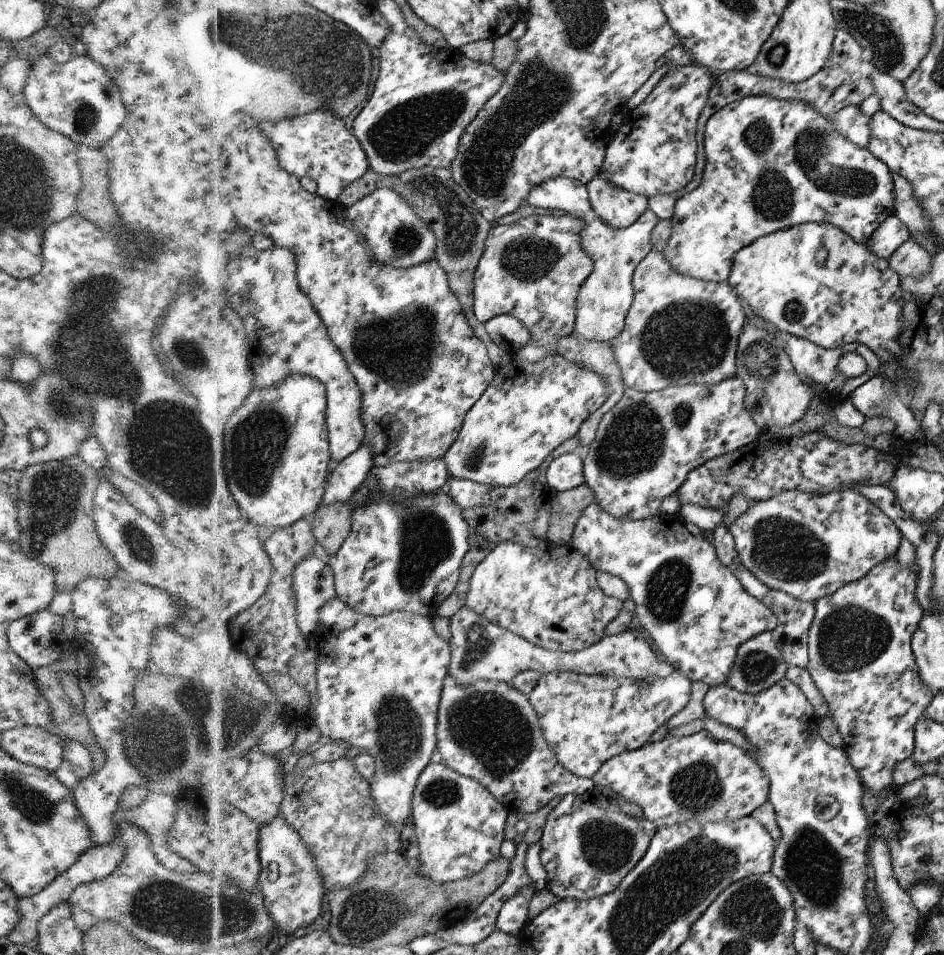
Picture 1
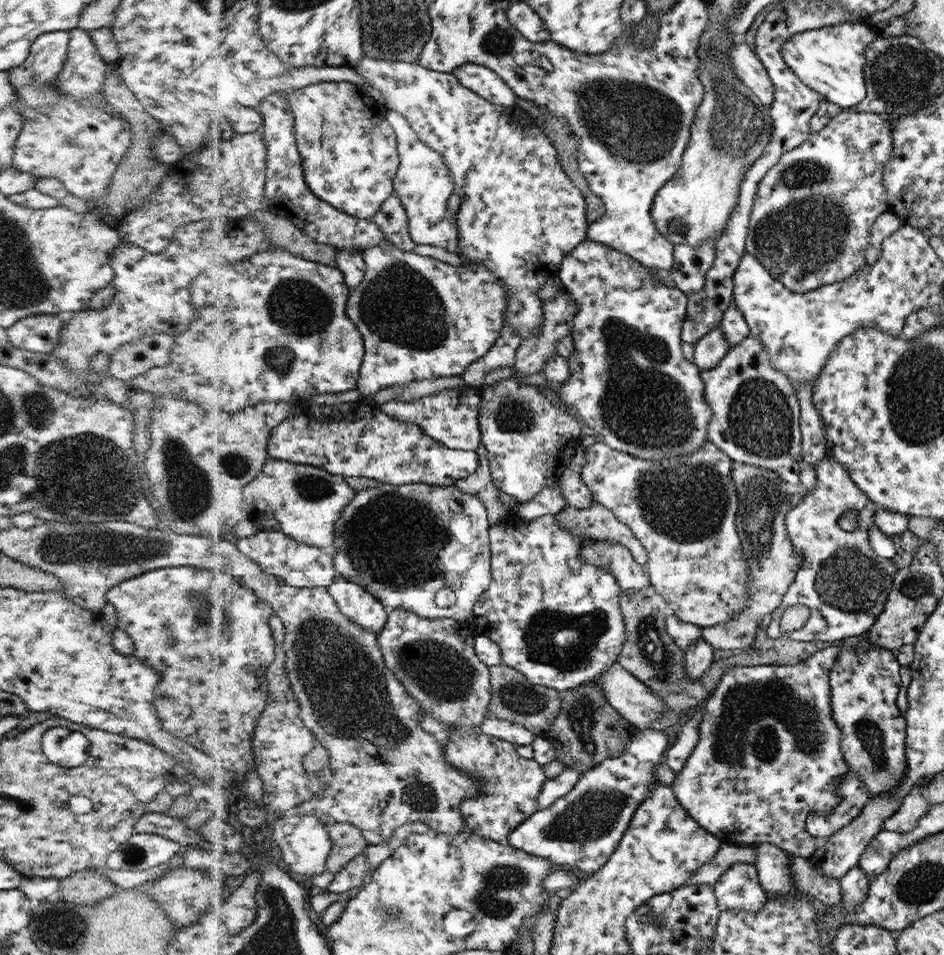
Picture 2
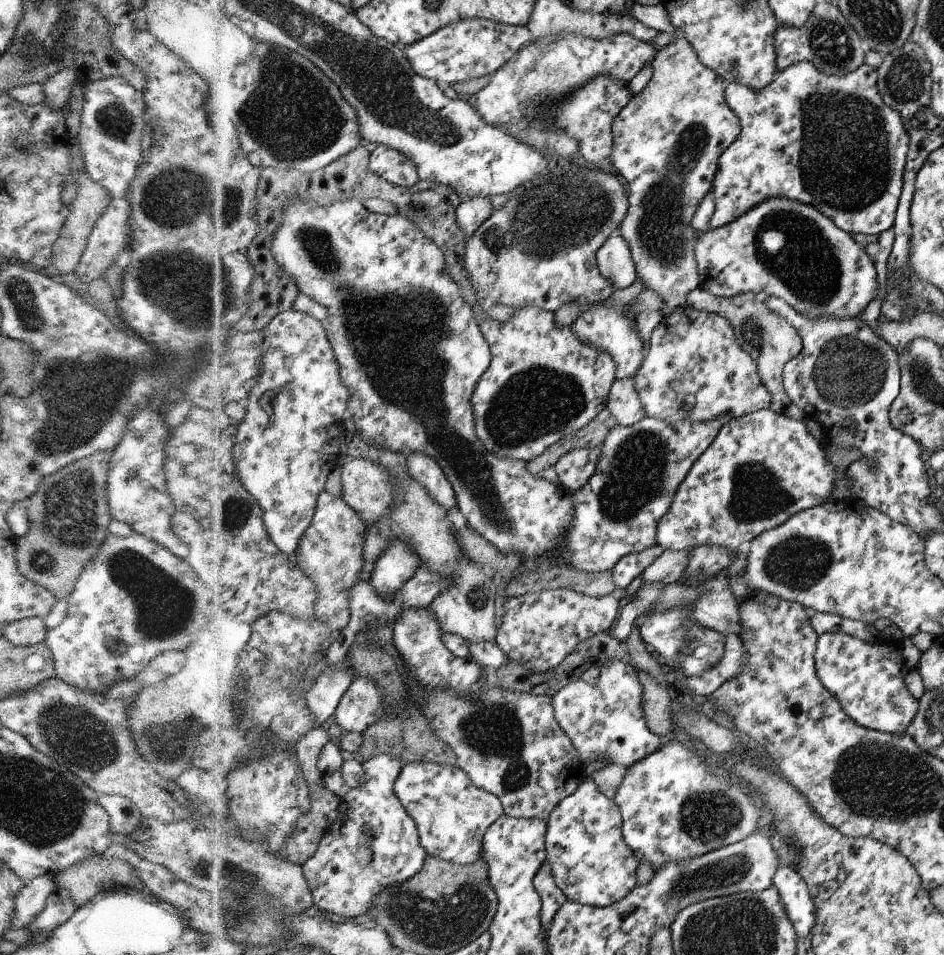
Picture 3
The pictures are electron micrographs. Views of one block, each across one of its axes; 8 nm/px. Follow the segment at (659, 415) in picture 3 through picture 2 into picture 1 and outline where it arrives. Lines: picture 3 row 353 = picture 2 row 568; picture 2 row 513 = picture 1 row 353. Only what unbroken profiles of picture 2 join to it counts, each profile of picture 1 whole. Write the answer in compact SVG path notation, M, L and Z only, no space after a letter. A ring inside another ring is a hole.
M650 251L651 254L647 253L647 258L639 262L639 270L634 270L635 278L631 277L631 286L635 286L635 306L631 306L631 314L626 314L622 332L609 342L625 387L648 393L686 384L715 386L733 378L737 340L747 317L739 296L727 282L707 282L677 274L663 258L662 251Z

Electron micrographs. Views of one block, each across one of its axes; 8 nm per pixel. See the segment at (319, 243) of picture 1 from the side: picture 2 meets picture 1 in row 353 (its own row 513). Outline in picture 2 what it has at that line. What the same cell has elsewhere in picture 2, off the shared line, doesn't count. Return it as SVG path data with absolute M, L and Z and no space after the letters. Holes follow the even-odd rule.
M381 483L375 488L367 488L365 490L357 491L355 498L351 500L349 505L345 507L343 515L335 523L335 544L336 551L333 554L335 568L338 571L340 578L359 583L367 590L371 590L371 594L375 594L387 608L391 610L410 610L415 614L421 615L423 618L454 618L459 622L463 622L472 616L473 605L477 597L487 590L490 584L490 541L489 541L489 520L487 519L486 507L483 502L477 497L463 494L459 491L456 485L453 486L435 486L427 483L407 484L407 485L393 485ZM443 586L449 587L454 591L457 601L454 605L449 607L439 606L439 590L443 590Z

